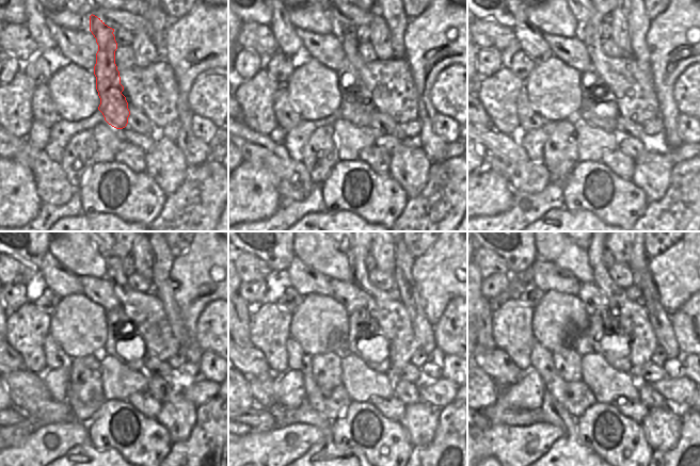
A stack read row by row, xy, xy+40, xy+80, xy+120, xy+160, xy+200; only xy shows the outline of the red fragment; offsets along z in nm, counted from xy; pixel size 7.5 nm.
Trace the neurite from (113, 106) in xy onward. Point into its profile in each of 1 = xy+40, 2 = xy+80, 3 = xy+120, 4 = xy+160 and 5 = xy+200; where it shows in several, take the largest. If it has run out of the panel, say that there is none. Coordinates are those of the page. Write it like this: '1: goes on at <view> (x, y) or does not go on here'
1: goes on at xy+40 (351, 109)
2: goes on at xy+80 (587, 110)
3: goes on at xy+120 (117, 314)
4: goes on at xy+160 (355, 320)
5: goes on at xy+200 (597, 328)

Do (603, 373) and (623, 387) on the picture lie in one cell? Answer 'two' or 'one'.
one

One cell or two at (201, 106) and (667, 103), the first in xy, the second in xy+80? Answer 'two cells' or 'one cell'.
two cells

